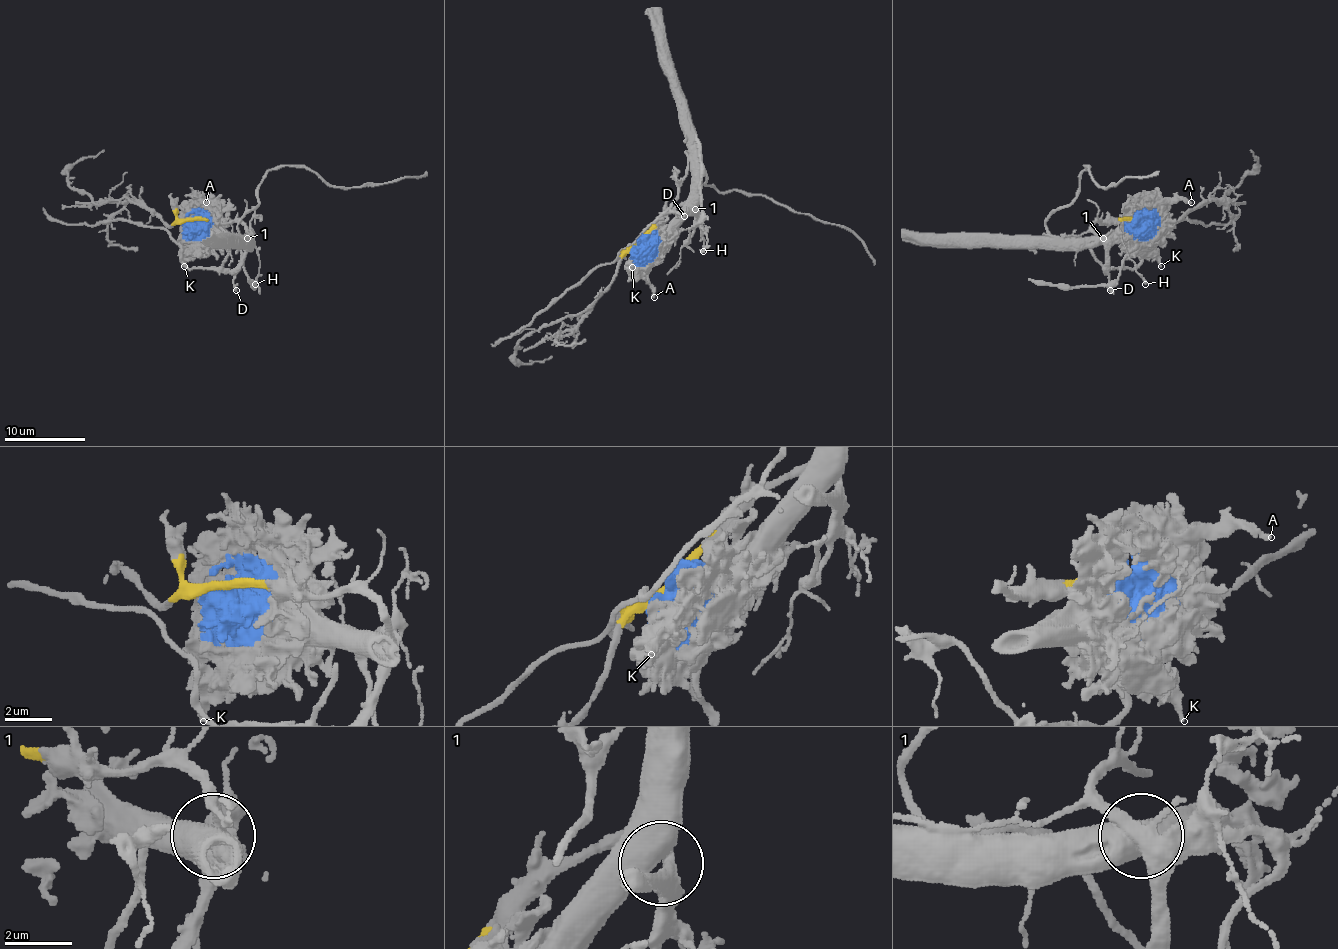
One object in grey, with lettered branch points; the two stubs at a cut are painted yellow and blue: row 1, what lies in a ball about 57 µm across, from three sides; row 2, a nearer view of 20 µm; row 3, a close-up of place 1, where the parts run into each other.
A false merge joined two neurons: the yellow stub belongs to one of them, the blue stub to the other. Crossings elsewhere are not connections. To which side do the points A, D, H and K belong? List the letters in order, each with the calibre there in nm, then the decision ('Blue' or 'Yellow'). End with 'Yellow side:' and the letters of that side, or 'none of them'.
A: Thickness 190 nm. Blue
D: Thickness 130 nm. Yellow
H: Thickness 240 nm. Yellow
K: Thickness 220 nm. Blue
Yellow side: D, H

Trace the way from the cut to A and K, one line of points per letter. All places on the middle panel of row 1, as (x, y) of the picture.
A: (638, 243), (642, 269), (654, 298)
K: (638, 243), (632, 267)

